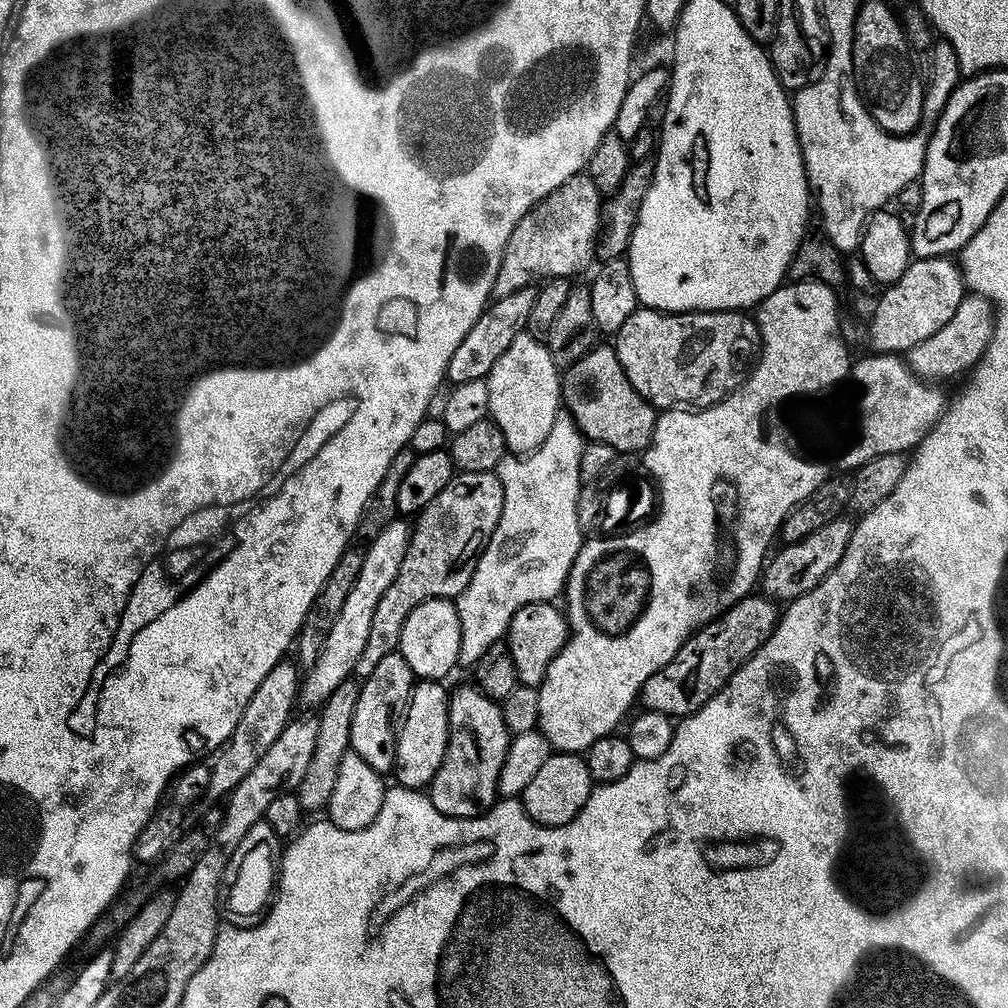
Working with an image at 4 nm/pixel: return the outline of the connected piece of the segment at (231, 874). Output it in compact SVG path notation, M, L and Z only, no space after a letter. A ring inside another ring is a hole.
M263 823L255 824L253 828L246 830L246 838L238 842L238 850L234 850L226 866L226 874L222 874L220 911L225 917L240 916L241 925L251 925L254 918L259 917L265 911L273 895L274 881L278 876L278 848L276 852L272 840L274 841L272 829Z

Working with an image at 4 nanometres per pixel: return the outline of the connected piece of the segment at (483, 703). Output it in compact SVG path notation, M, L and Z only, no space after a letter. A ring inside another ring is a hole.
M468 682L461 688L452 688L448 697L448 745L442 758L442 766L434 774L431 784L426 789L426 795L432 799L432 804L443 816L470 818L481 816L488 811L498 799L500 787L498 778L502 774L502 762L506 762L510 733L502 718L500 704L491 700L485 692L481 692L475 683Z

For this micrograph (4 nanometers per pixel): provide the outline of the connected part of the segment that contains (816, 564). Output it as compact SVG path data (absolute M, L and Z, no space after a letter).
M851 519L831 520L826 522L826 526L822 526L822 530L814 530L814 534L806 534L806 538L793 544L784 544L780 549L777 547L760 574L758 584L763 595L777 602L791 602L814 590L814 586L818 586L822 578L826 578L826 574L830 574L834 566L838 566L852 537L853 527Z

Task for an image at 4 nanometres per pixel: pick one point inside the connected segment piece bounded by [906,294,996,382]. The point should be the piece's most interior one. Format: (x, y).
(956, 348)

